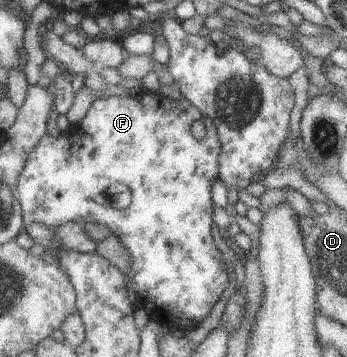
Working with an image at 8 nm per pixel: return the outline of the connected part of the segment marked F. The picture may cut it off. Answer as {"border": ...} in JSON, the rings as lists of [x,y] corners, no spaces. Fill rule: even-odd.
{"border":[[[145,91],[143,94],[134,96],[123,95],[109,96],[106,99],[99,98],[91,106],[91,110],[81,122],[71,124],[58,136],[45,135],[45,138],[39,142],[39,146],[35,148],[35,152],[31,152],[30,162],[27,163],[27,168],[19,176],[18,184],[19,198],[26,226],[29,226],[29,224],[46,224],[56,229],[67,224],[67,222],[97,222],[97,224],[101,223],[108,226],[112,234],[119,236],[119,242],[123,244],[123,250],[127,252],[127,256],[131,260],[131,266],[123,274],[133,282],[133,290],[135,290],[137,300],[149,318],[160,323],[161,326],[170,327],[170,330],[181,328],[185,332],[195,329],[199,326],[199,322],[211,312],[213,304],[227,295],[227,280],[229,280],[226,265],[222,261],[219,249],[216,247],[217,237],[211,220],[214,203],[209,195],[212,182],[218,178],[217,158],[220,152],[219,146],[217,131],[211,120],[204,118],[199,110],[191,106],[183,97],[179,98],[179,100],[172,100],[159,92]],[[195,121],[203,123],[206,135],[202,140],[197,140],[192,135],[191,125]]]}

